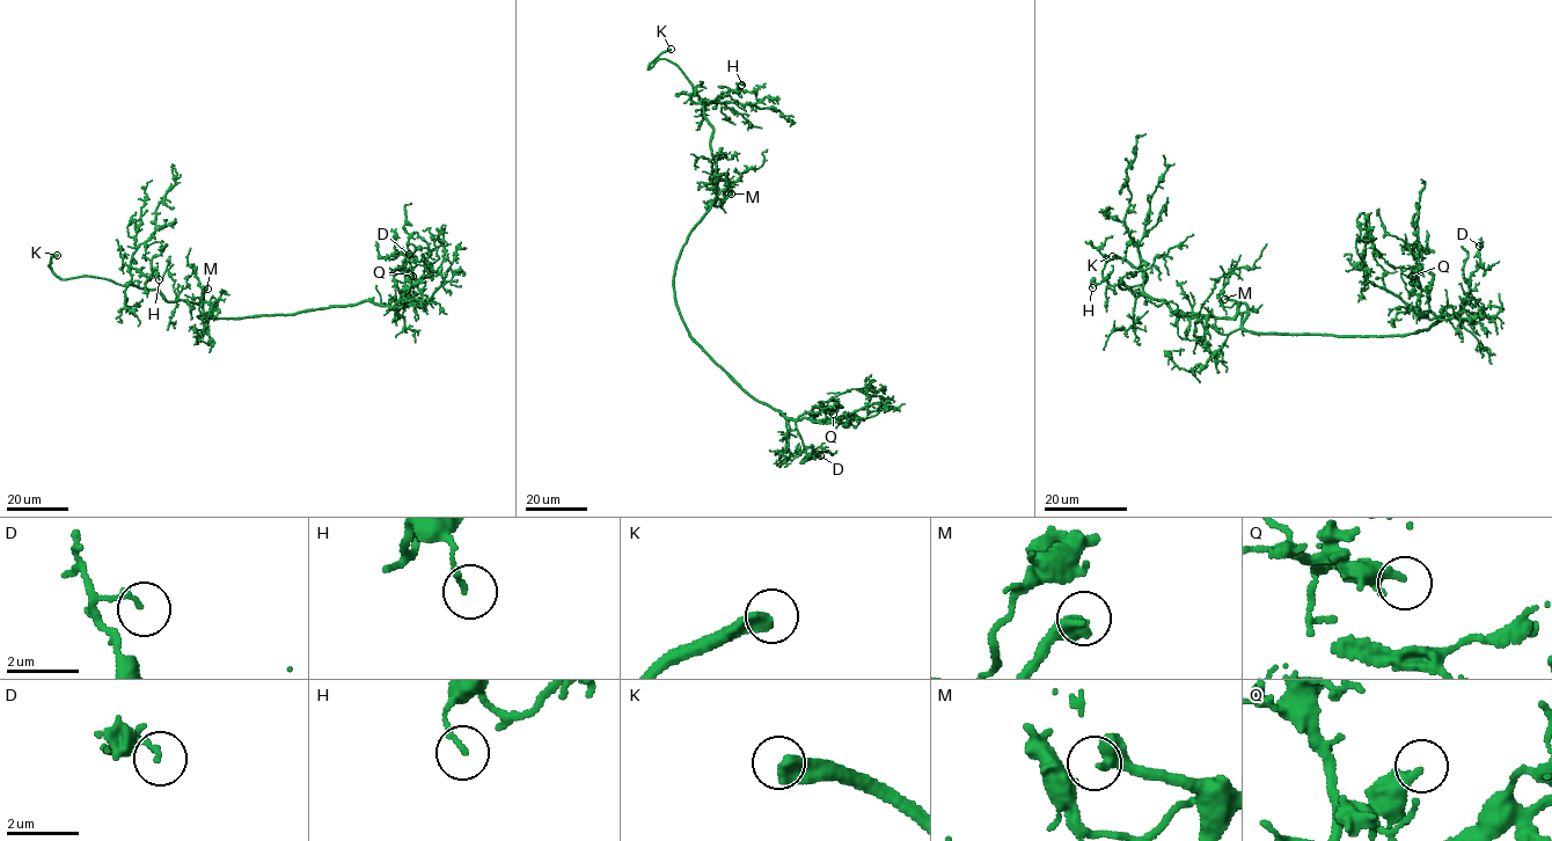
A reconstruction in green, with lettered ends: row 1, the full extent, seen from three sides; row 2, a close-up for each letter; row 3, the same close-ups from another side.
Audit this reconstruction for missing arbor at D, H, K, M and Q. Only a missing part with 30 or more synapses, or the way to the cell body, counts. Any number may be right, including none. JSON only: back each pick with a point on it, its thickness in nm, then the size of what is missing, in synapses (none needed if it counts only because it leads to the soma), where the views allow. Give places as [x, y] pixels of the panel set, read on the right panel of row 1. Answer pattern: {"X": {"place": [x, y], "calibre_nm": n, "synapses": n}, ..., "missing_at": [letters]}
{"K": {"place": [1112, 256], "calibre_nm": 460}, "M": {"place": [1224, 299], "calibre_nm": 440, "synapses": 550}, "missing_at": ["K", "M"]}

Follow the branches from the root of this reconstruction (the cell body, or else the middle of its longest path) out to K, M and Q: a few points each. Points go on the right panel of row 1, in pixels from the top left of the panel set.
K: (1374, 336), (1254, 334), (1242, 327), (1245, 312), (1173, 314), (1120, 287), (1146, 276), (1112, 256)
M: (1374, 336), (1254, 334), (1242, 327), (1246, 313), (1239, 311), (1234, 300), (1224, 299)
Q: (1374, 336), (1413, 334), (1443, 317), (1440, 309), (1439, 316), (1421, 317), (1412, 276)

